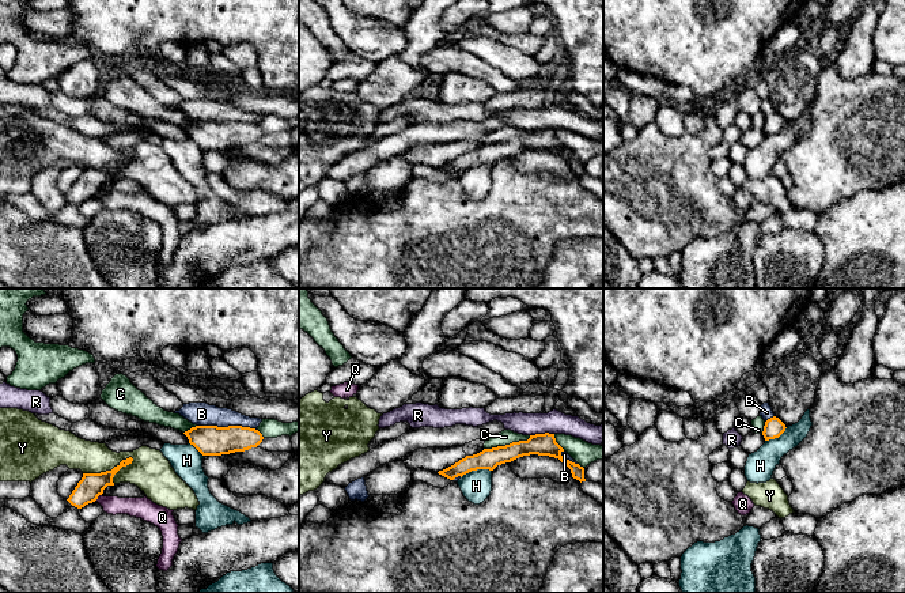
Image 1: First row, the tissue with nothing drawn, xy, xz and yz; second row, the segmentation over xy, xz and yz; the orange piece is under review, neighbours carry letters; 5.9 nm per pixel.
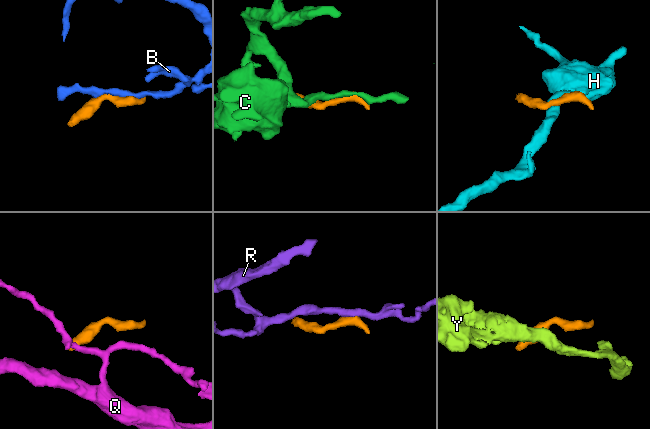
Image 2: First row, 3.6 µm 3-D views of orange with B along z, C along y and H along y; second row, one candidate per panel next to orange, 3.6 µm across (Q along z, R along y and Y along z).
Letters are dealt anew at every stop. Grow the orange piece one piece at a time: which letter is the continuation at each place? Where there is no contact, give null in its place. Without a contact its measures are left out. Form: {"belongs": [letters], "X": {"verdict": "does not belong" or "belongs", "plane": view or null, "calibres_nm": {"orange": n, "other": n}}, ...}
{"belongs": [], "B": {"verdict": "does not belong", "plane": "xy", "calibres_nm": {"orange": 180, "other": 140}}, "C": {"verdict": "does not belong", "plane": "xz", "calibres_nm": {"orange": 130, "other": 90}}, "H": {"verdict": "does not belong", "plane": "xz", "calibres_nm": {"orange": 120, "other": 190}}, "Q": {"verdict": "does not belong", "plane": "xy", "calibres_nm": {"orange": 150, "other": 120}}, "R": {"verdict": "does not belong", "plane": "xz", "calibres_nm": {"orange": 130, "other": 140}}, "Y": {"verdict": "does not belong", "plane": "xy", "calibres_nm": {"orange": 150, "other": 240}}}

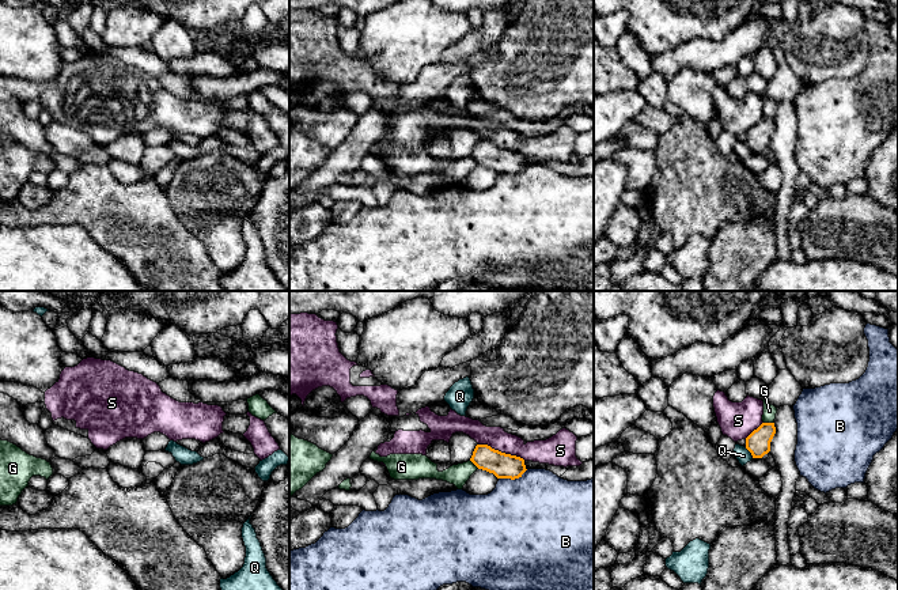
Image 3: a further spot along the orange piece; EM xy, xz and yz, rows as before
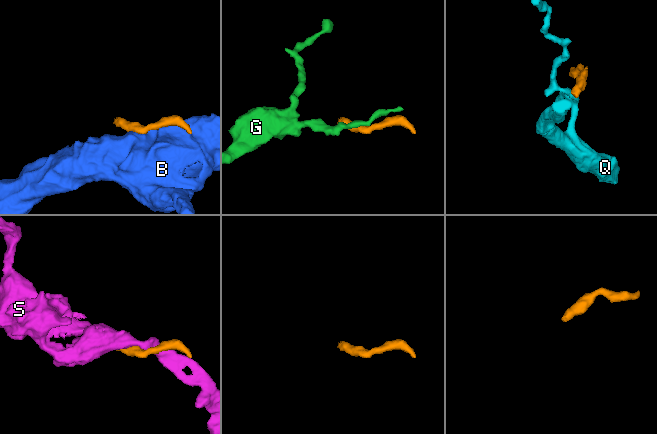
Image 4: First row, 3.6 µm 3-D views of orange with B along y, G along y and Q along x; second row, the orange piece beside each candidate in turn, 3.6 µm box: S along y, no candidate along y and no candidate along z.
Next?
{"belongs": [], "B": {"verdict": "does not belong", "plane": "xz", "calibres_nm": {"orange": 150, "other": 500}}, "G": {"verdict": "does not belong", "plane": "yz", "calibres_nm": {"orange": 140, "other": 80}}, "Q": {"verdict": "does not belong", "plane": "yz", "calibres_nm": {"orange": 140, "other": 90}}, "S": {"verdict": "does not belong", "plane": "xz", "calibres_nm": {"orange": 150, "other": 140}}}

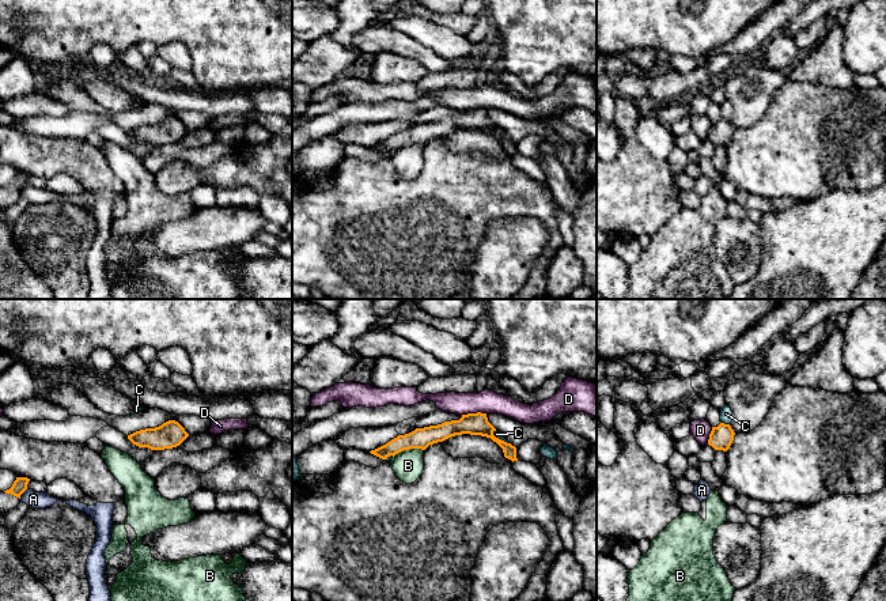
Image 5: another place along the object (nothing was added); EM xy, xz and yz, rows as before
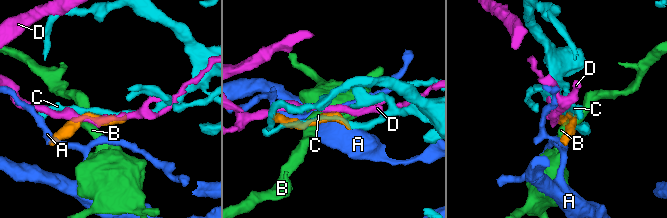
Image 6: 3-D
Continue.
{"belongs": [], "A": {"verdict": "does not belong", "plane": "xy", "calibres_nm": {"orange": 90, "other": 100}}, "B": {"verdict": "does not belong", "plane": "xz", "calibres_nm": {"orange": 120, "other": 190}}, "C": {"verdict": "does not belong", "plane": "yz", "calibres_nm": {"orange": 140, "other": 80}}, "D": {"verdict": "does not belong", "plane": "xz", "calibres_nm": {"orange": 130, "other": 140}}}

